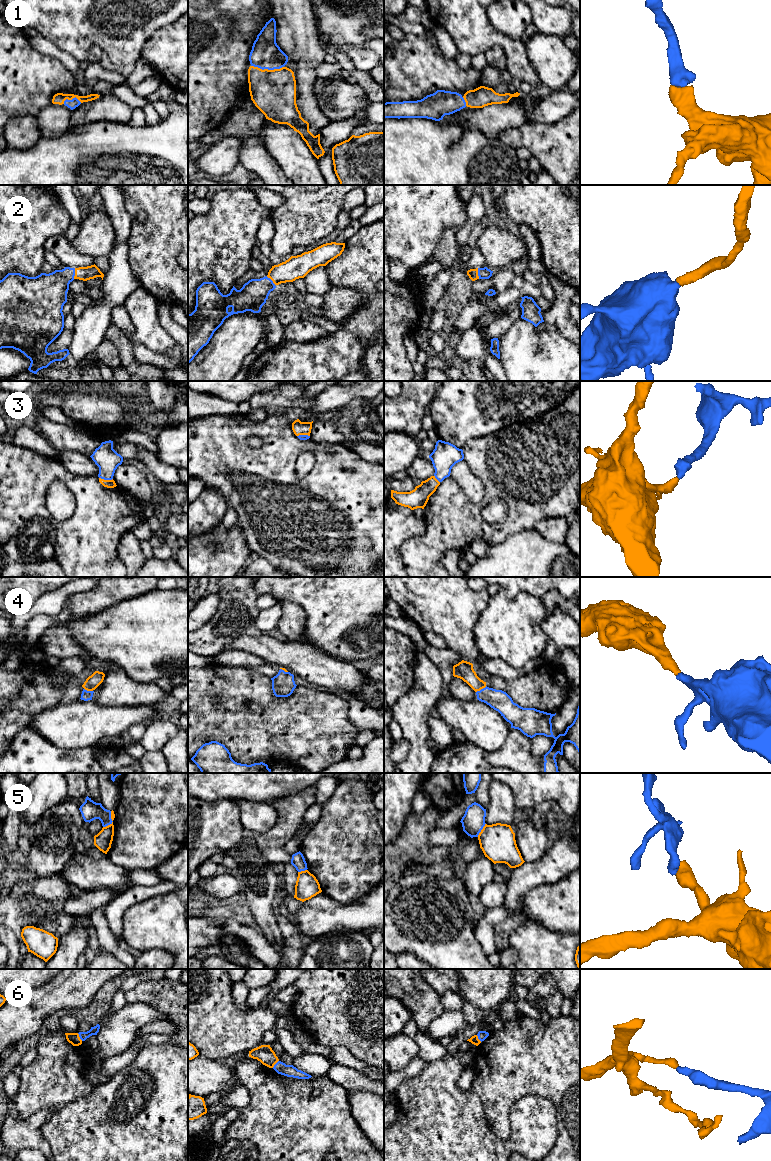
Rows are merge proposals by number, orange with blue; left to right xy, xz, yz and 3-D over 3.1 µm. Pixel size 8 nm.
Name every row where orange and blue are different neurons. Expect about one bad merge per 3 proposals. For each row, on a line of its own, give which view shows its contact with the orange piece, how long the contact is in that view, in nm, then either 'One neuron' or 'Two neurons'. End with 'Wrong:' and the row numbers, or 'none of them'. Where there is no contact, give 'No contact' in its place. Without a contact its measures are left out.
1: Touches orange in xz. Shared border 260 nm. One neuron
2: Touches orange in xy. Shared border 90 nm. One neuron
3: Touches orange in xy. Shared border 110 nm. One neuron
4: Touches orange in yz. Shared border 100 nm. One neuron
5: Touches orange in xy. Shared border 150 nm. Two neurons
6: Touches orange in xy. Shared border 80 nm. Two neurons
Wrong: 5, 6

